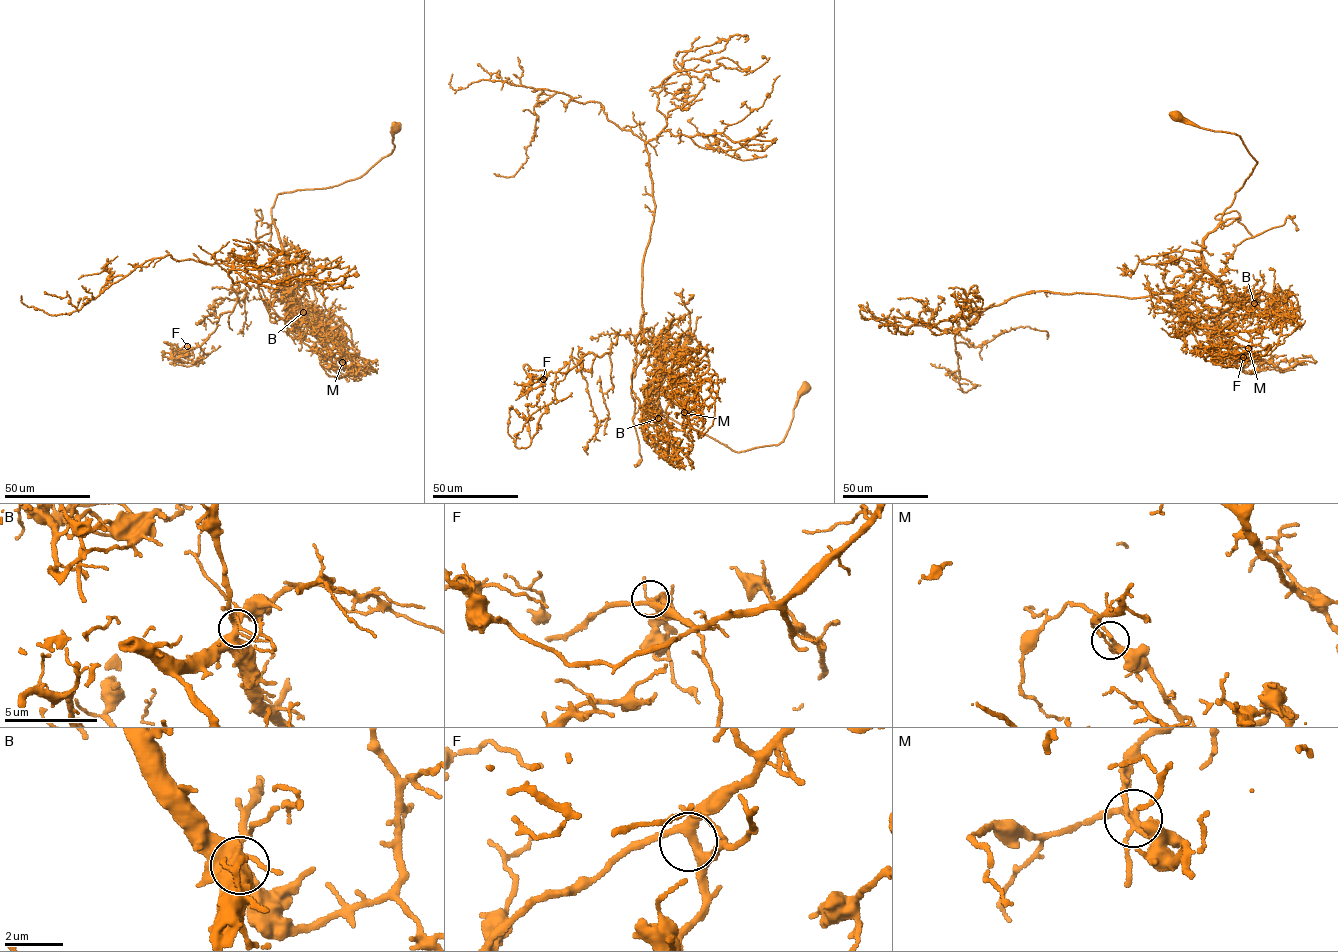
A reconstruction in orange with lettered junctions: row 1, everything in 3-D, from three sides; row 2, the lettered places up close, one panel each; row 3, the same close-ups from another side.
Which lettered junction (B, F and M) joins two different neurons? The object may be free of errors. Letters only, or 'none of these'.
M

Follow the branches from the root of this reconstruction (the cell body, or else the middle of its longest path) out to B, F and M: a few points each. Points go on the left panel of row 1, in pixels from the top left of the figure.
B: (395, 125), (392, 152), (360, 177), (277, 195), (271, 214), (289, 278), (289, 308), (296, 315), (303, 312)
F: (395, 125), (392, 152), (360, 177), (277, 195), (289, 288), (269, 305), (240, 281), (232, 311), (187, 346)
M: (395, 125), (393, 151), (362, 175), (279, 193), (271, 209), (298, 310), (333, 352), (346, 352), (342, 362)

